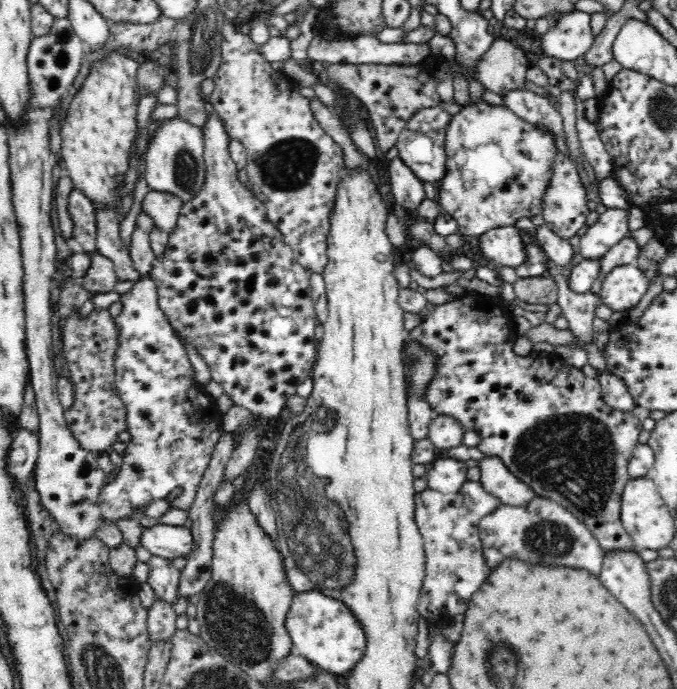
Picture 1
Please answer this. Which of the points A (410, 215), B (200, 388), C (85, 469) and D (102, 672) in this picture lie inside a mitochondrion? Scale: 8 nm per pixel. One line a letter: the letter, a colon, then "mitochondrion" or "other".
A: other
B: other
C: other
D: mitochondrion

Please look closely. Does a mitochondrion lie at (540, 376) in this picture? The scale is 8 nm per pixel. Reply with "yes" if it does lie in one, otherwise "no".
no

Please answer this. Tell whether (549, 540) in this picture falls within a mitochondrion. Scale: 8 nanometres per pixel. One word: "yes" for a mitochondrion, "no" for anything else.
yes

